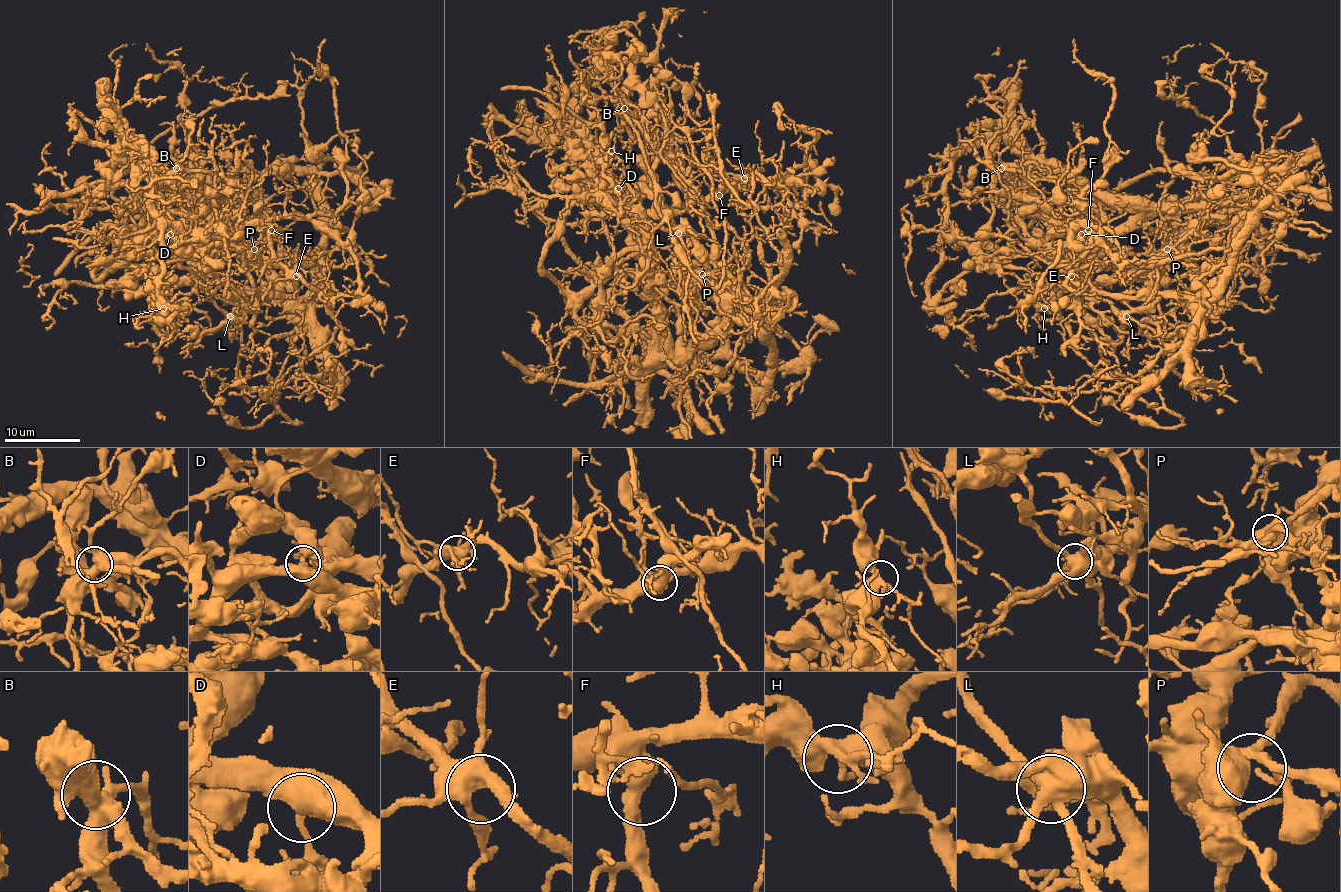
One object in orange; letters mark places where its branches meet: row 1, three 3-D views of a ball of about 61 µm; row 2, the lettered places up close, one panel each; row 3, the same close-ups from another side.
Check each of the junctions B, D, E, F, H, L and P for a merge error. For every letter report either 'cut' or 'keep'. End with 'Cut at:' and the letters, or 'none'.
B: keep
D: cut
E: keep
F: keep
H: keep
L: cut
P: keep
Cut at: D, L

